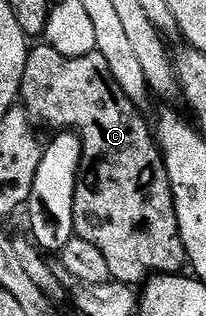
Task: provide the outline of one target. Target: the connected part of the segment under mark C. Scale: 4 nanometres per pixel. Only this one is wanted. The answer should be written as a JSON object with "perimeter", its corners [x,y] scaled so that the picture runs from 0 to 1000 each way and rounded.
{"perimeter":[[[223,133],[199,136],[199,152],[160,149],[136,168],[126,222],[117,225],[107,272],[97,275],[97,316],[112,339],[131,342],[136,361],[160,383],[194,389],[199,380],[204,389],[238,392],[252,411],[345,411],[374,421],[388,440],[408,446],[408,472],[388,503],[398,554],[369,573],[369,611],[359,614],[364,744],[417,753],[417,766],[456,766],[456,778],[476,778],[476,791],[495,791],[500,810],[515,813],[515,832],[534,839],[544,883],[597,899],[660,905],[762,867],[869,864],[888,851],[874,845],[898,845],[913,835],[913,807],[864,728],[864,690],[845,665],[835,592],[825,589],[816,541],[796,522],[796,500],[777,491],[777,459],[757,449],[757,434],[723,383],[718,392],[699,383],[704,358],[684,345],[660,342],[650,323],[631,323],[631,310],[612,310],[612,297],[592,297],[592,272],[573,272],[553,234],[534,228],[534,209],[515,199],[515,184],[495,184],[495,171],[476,161],[417,171],[398,184],[320,184],[320,171],[282,171],[282,158],[262,158]]]}

